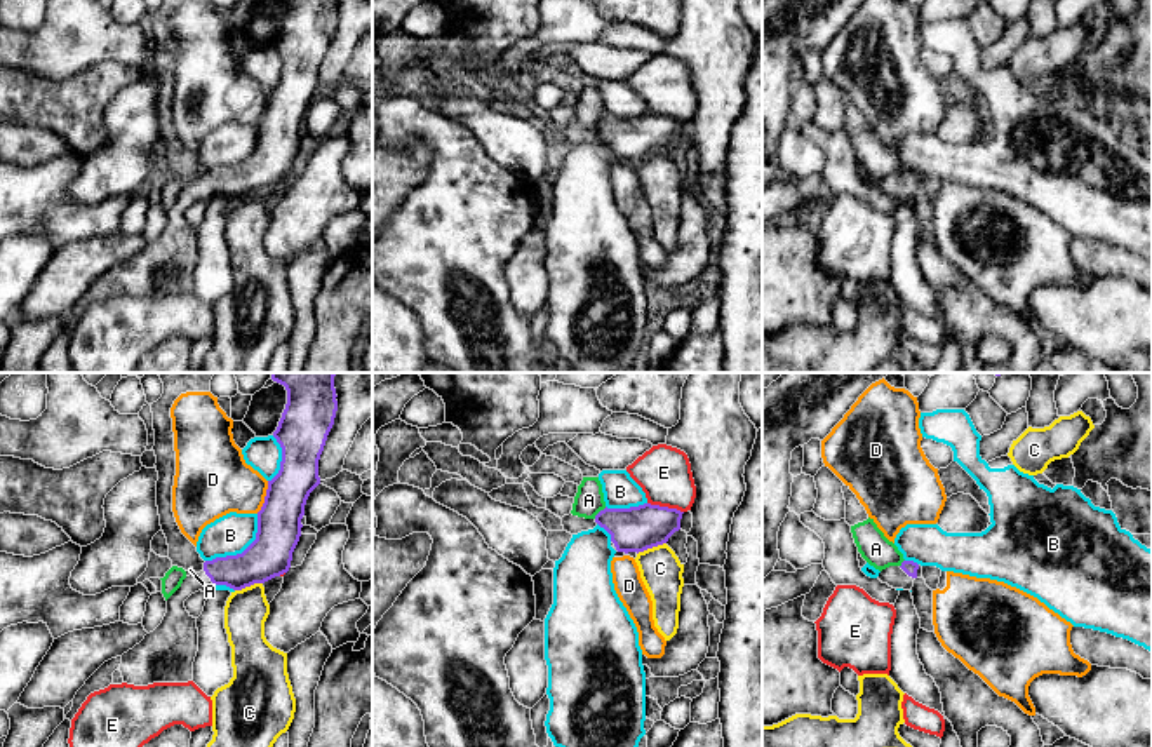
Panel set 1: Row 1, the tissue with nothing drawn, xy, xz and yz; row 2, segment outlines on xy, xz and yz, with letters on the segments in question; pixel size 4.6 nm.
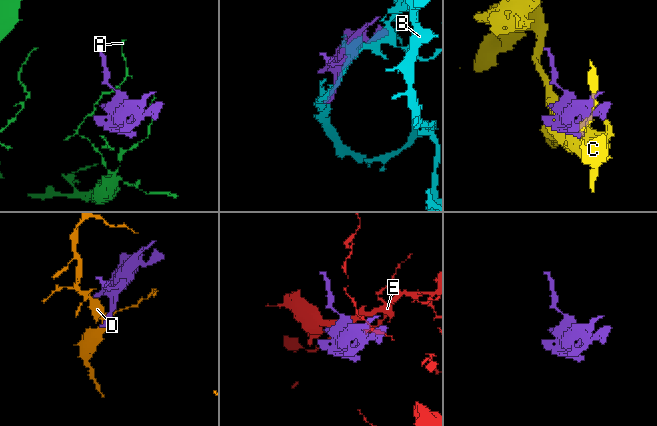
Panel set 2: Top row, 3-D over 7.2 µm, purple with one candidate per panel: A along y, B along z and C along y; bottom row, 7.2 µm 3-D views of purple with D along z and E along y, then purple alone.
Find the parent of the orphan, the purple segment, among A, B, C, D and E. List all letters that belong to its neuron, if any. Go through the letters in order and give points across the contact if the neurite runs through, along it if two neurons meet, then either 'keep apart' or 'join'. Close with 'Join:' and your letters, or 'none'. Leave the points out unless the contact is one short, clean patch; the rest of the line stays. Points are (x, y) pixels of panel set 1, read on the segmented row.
A: keep apart
B: keep apart
C: keep apart
D: border xy (268, 481), (265, 502), (256, 512); keep apart
E: border xz (648, 502), (676, 507), (683, 512); keep apart
Join: none

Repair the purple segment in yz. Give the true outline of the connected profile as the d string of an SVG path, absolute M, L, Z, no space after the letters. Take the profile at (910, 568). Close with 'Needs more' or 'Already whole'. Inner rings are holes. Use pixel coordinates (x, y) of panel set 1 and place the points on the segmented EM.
M903 561L900 566L889 566L879 573L879 580L893 589L912 590L917 578L919 564L914 561Z. Needs more

